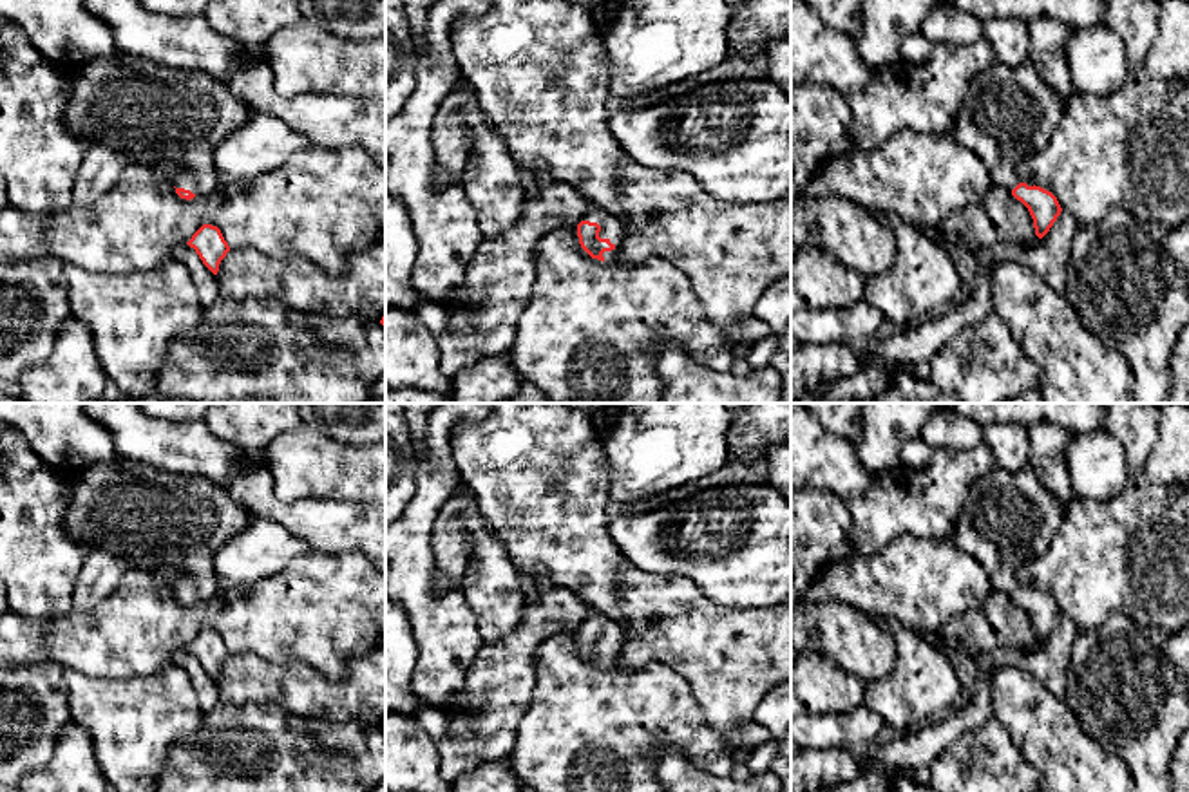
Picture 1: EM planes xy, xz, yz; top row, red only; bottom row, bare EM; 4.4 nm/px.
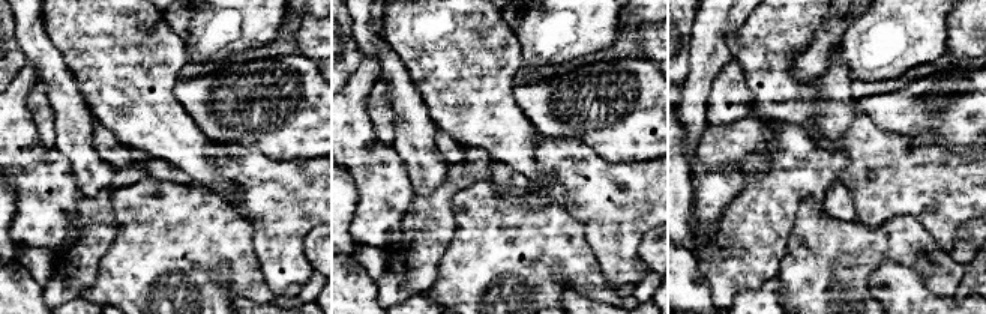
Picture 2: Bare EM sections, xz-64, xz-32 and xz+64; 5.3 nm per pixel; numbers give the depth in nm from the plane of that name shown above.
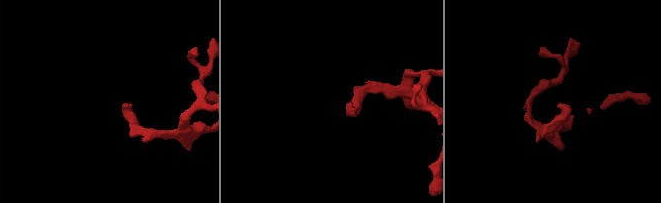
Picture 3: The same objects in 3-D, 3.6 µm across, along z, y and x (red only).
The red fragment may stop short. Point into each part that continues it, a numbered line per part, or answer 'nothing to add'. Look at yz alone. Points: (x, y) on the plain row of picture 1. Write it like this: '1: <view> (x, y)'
1: yz (1008, 518)

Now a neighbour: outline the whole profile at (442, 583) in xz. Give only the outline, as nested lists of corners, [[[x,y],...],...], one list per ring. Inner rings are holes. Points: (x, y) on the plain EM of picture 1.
[[[436,568],[431,582],[431,591],[436,595],[445,591],[465,591],[467,584],[469,584],[469,579],[465,571],[460,577],[449,577]]]

